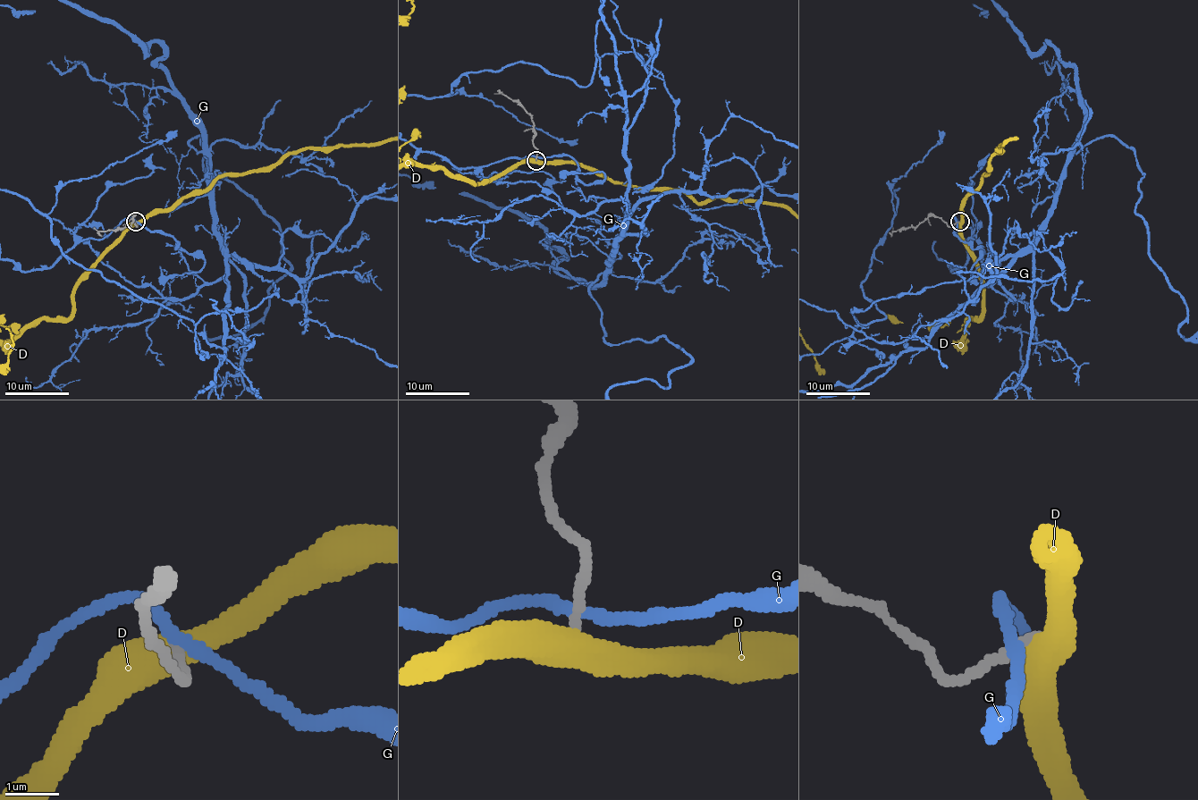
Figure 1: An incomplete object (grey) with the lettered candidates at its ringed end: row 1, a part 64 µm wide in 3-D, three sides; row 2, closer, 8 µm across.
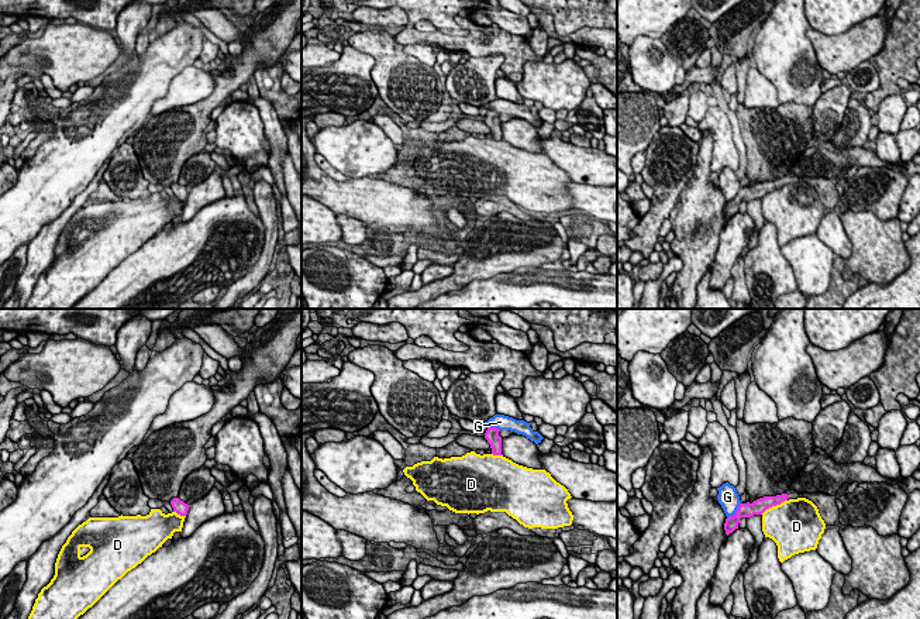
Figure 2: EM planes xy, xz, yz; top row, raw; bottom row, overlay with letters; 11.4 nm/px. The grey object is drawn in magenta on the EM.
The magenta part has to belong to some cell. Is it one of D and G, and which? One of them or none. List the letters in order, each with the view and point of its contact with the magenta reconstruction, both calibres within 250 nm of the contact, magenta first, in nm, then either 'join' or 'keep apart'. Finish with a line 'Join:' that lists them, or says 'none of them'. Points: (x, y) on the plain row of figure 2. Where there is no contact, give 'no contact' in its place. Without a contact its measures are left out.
D: yz (774, 189) | 170/460 nm | keep apart
G: yz (736, 196) | 160/240 nm | keep apart
Join: none of them

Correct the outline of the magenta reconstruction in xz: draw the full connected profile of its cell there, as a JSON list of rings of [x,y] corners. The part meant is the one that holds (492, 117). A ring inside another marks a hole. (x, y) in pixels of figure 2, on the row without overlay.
[[[487,111],[485,117],[485,123],[490,128],[493,140],[503,140],[502,138],[502,121],[499,120],[499,116],[500,114],[496,111]]]

